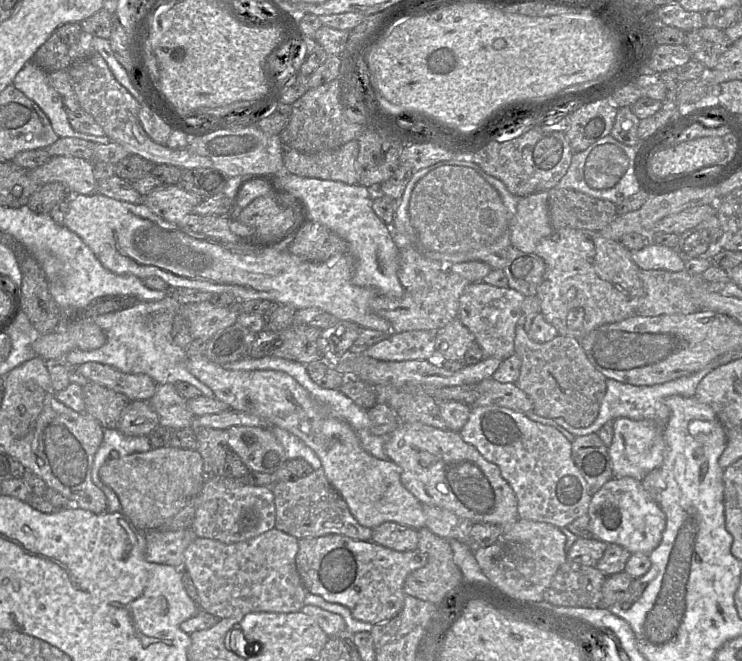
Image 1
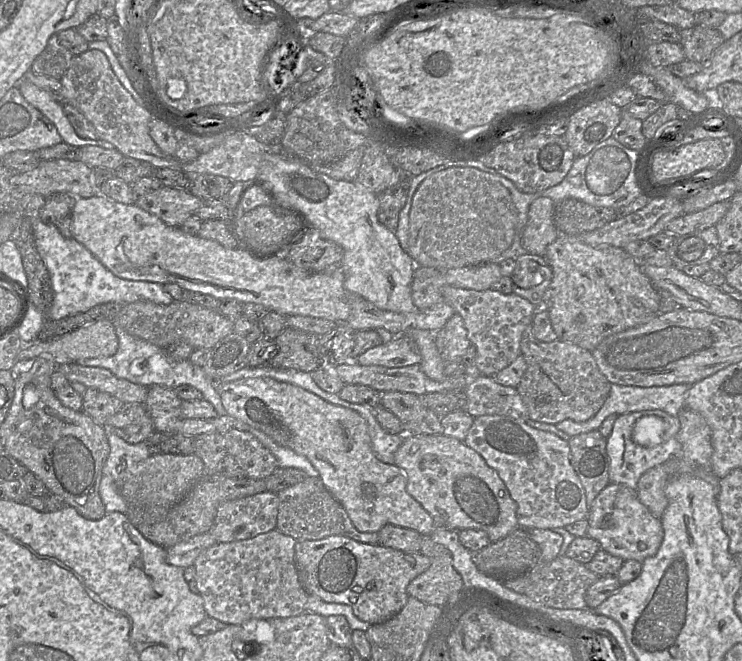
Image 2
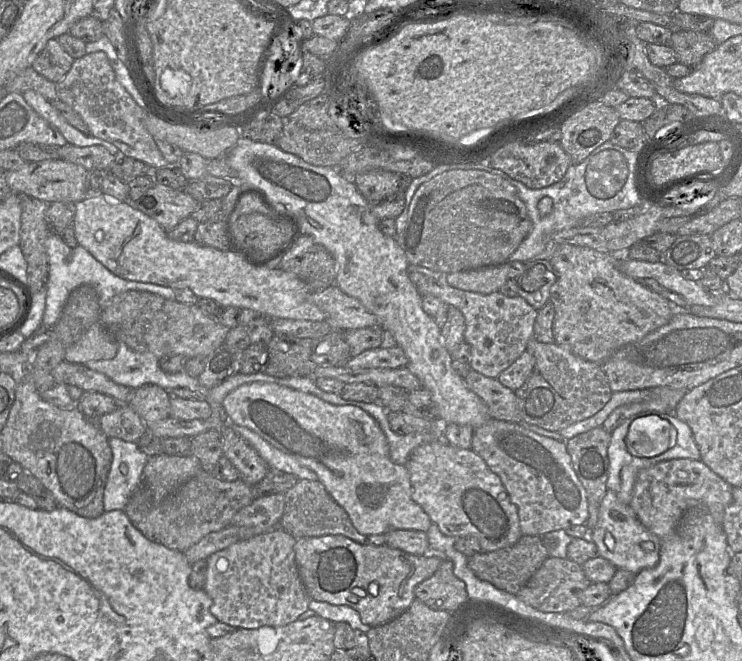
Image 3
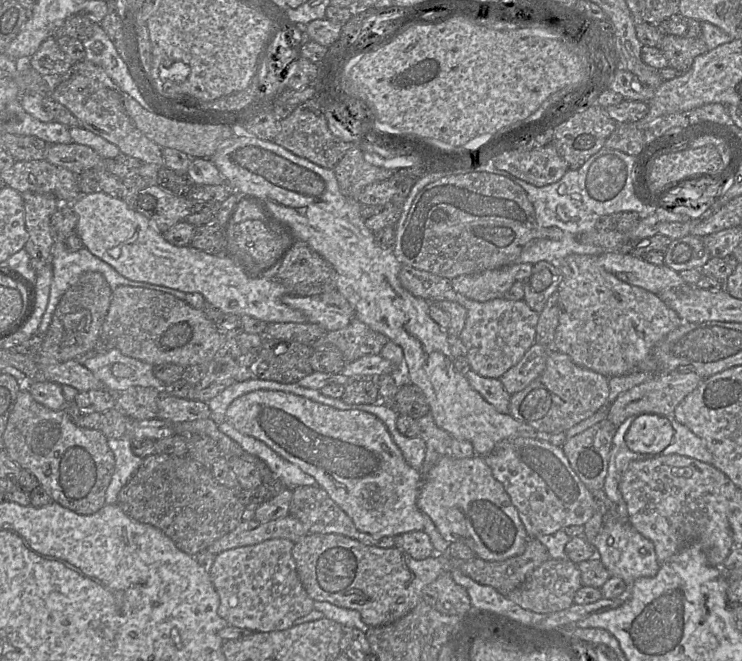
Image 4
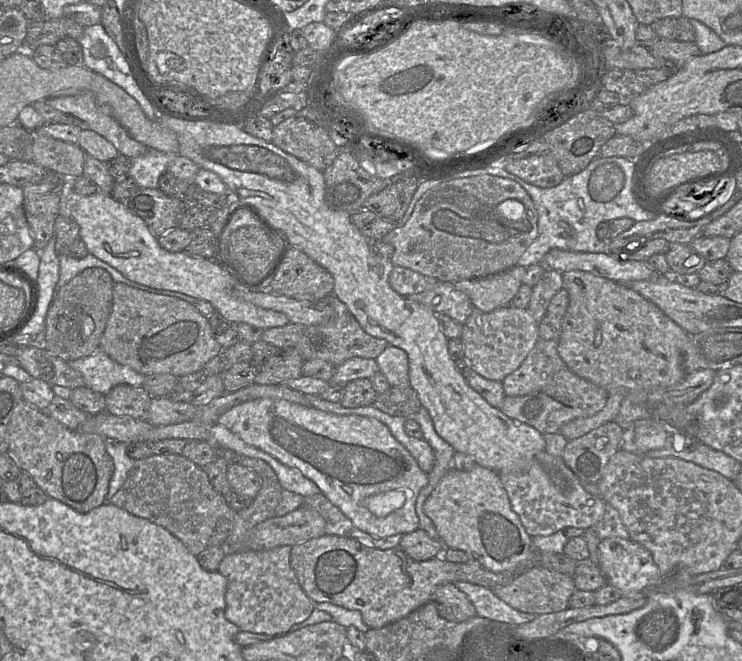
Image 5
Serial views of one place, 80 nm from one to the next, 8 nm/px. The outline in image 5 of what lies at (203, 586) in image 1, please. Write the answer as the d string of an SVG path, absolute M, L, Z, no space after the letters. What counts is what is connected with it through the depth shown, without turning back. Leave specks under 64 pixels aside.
M291 546L228 552L217 571L227 580L225 617L242 631L271 636L290 632L293 625L305 621L315 603L302 589L291 566Z

